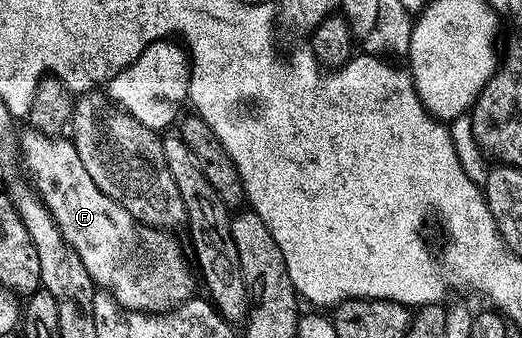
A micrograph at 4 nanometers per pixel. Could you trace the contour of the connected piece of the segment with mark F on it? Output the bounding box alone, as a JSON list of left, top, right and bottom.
[20,128,195,316]

